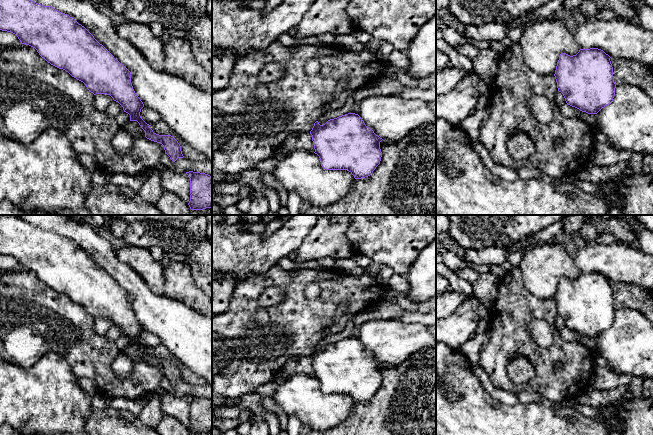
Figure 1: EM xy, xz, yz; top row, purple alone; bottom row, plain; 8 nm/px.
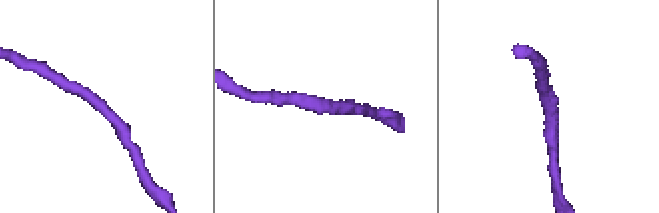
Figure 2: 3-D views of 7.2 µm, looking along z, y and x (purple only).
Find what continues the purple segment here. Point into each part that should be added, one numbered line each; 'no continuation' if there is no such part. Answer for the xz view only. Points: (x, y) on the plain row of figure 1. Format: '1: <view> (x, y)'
no continuation

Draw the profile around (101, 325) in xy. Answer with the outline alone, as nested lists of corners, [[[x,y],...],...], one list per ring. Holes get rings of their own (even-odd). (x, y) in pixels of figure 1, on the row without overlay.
[[[96,318],[94,320],[95,332],[100,335],[105,335],[105,333],[114,326],[113,322],[107,318]]]

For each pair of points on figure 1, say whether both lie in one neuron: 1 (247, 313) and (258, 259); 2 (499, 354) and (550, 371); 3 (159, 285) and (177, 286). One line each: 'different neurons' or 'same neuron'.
1: different neurons
2: same neuron
3: different neurons

